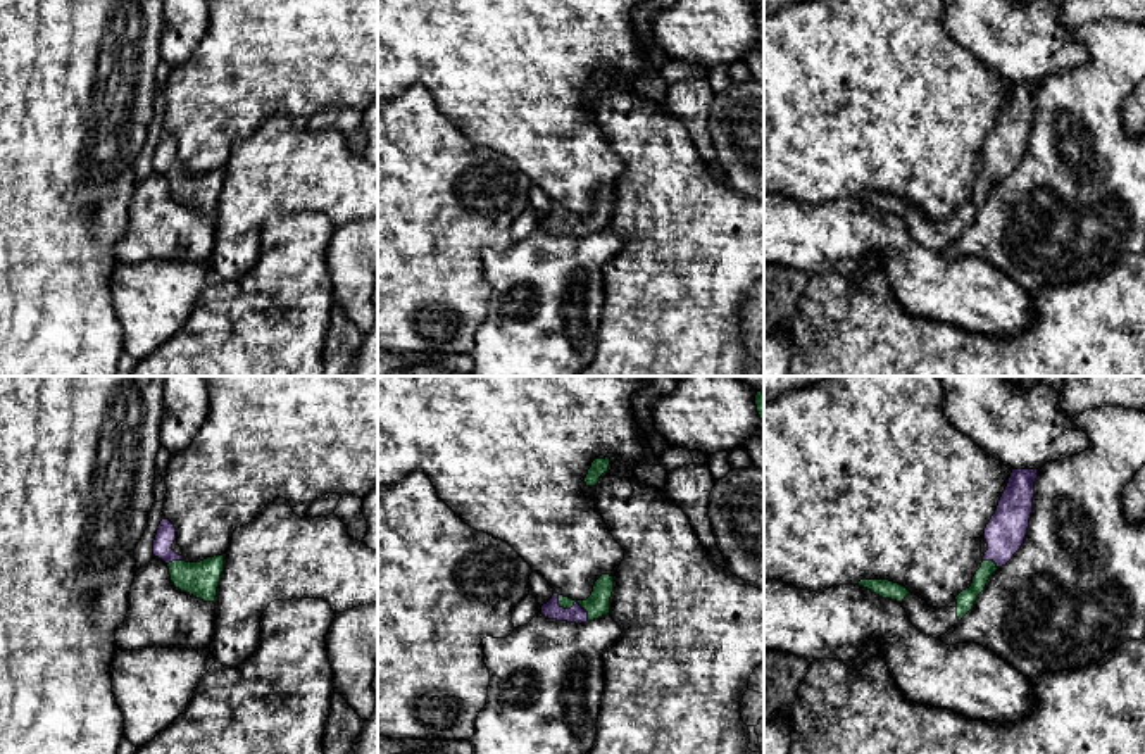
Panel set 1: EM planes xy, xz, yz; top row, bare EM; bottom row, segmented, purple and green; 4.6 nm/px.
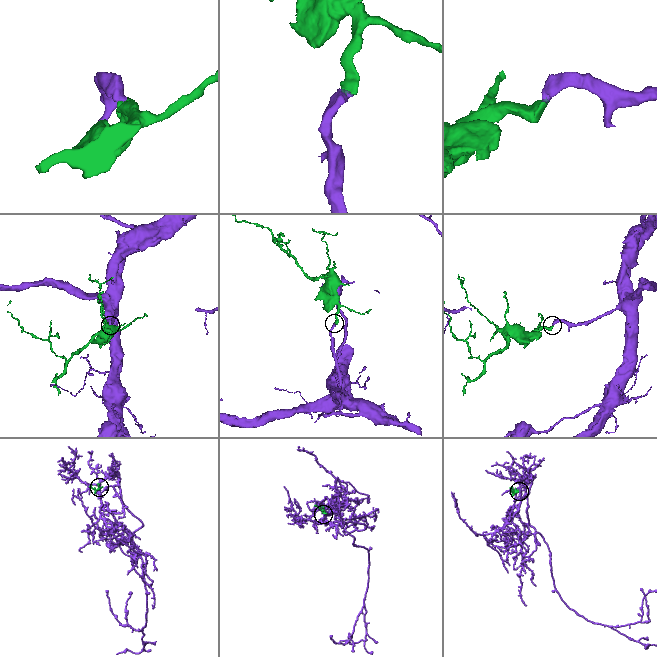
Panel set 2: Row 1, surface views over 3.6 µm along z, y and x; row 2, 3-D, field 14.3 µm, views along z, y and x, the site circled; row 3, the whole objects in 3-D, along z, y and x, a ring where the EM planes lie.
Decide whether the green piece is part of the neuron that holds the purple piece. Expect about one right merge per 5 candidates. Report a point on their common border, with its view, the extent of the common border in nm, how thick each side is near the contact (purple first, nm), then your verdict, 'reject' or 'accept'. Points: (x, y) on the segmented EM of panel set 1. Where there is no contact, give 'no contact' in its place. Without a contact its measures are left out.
xz (573, 606) | 190 nm | 80/110 nm | accept

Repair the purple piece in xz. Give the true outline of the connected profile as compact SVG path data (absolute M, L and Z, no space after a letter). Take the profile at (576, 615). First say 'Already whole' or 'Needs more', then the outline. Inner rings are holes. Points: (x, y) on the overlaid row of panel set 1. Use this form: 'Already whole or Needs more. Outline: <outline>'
Needs more. Outline: M602 575L593 592L586 600L572 600L569 597L554 594L552 599L541 606L541 614L548 619L567 621L567 623L586 623L609 616L610 597L614 592L614 576Z

